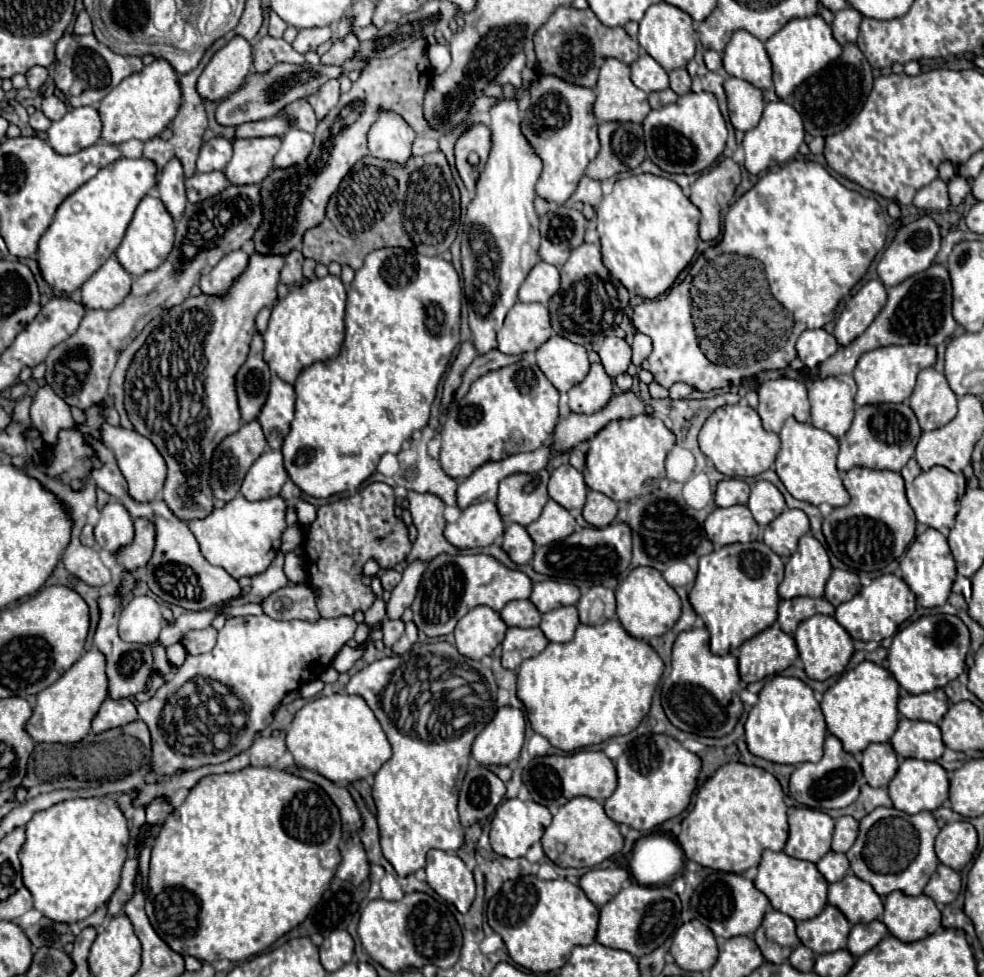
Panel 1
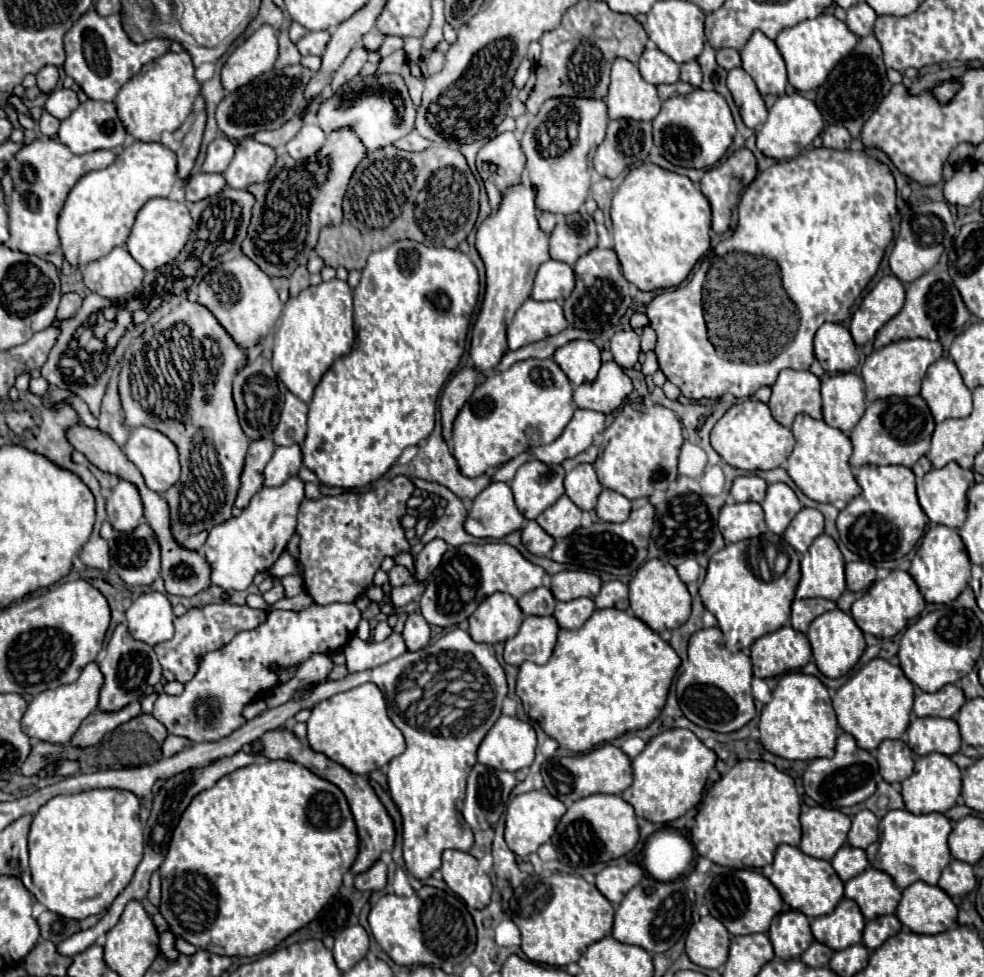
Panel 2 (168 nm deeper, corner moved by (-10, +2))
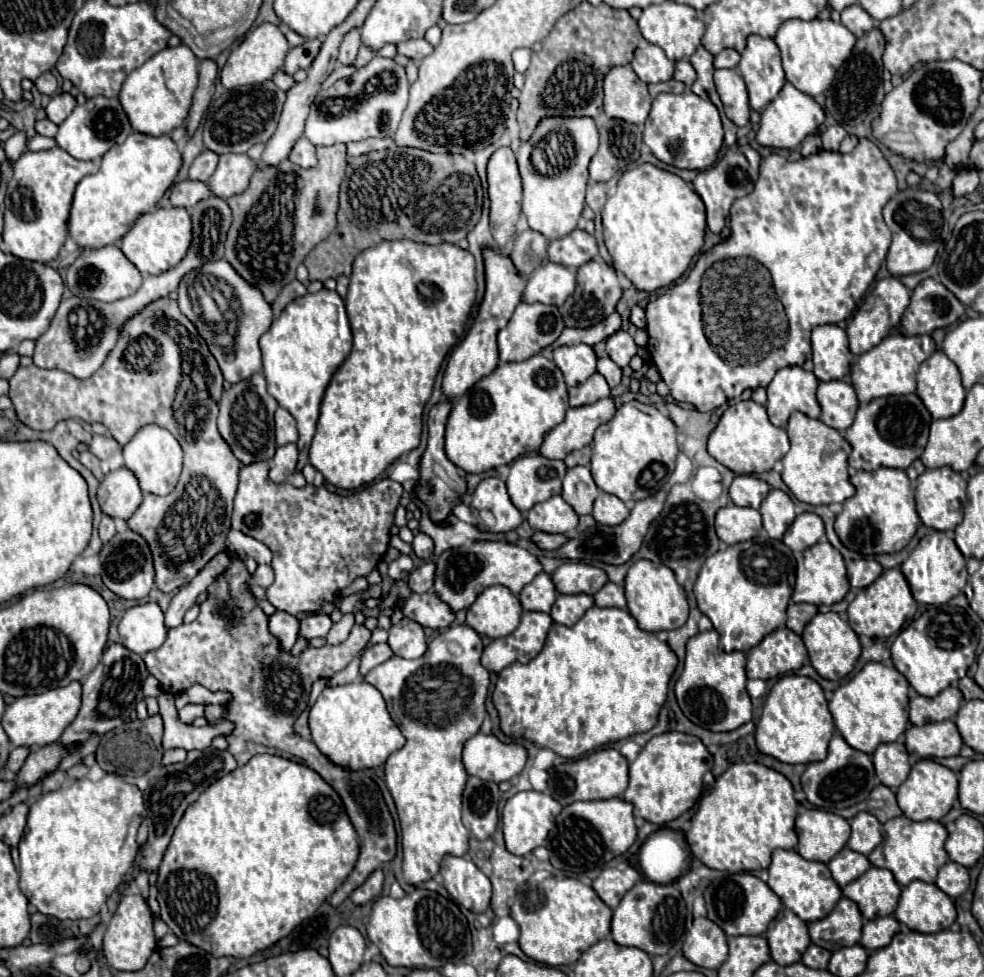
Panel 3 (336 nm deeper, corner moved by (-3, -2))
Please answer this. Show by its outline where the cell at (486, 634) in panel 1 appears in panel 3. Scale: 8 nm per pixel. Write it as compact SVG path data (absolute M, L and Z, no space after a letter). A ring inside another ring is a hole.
M504 586L486 588L468 608L466 624L480 636L502 638L512 634L520 624L522 606L514 594Z

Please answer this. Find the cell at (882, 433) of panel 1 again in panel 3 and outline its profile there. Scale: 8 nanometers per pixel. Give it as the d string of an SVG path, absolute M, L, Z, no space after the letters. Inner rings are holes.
M916 394L876 398L866 406L860 406L854 424L844 434L852 446L848 464L854 470L878 470L882 466L908 468L924 452L930 422L932 416Z

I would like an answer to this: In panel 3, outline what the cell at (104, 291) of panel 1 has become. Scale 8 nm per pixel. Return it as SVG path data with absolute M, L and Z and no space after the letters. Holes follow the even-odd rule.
M112 244L112 246L104 246L100 250L82 252L66 272L66 286L78 298L116 302L120 298L132 296L142 286L142 276L138 272L138 268L122 254L122 250Z

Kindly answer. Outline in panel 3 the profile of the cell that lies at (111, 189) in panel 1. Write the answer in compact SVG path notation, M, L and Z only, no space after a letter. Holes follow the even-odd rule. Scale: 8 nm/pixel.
M130 134L122 144L112 146L100 164L100 170L96 174L84 176L76 190L74 200L68 216L68 236L78 244L82 250L98 250L110 244L116 244L132 226L132 222L142 214L154 210L158 200L164 196L164 192L172 186L178 170L182 166L182 158L178 154L176 144L170 136L146 136L146 134Z

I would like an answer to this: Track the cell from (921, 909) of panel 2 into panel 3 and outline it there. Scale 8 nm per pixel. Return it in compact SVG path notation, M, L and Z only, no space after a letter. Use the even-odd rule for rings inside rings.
M914 880L902 888L894 918L910 930L932 934L948 930L954 924L956 908L936 884Z

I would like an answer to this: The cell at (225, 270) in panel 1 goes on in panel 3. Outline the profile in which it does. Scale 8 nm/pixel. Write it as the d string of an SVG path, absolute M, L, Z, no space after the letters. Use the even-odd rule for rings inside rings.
M216 260L216 262L208 262L206 268L210 268L210 274L218 276L220 280L224 280L226 284L230 284L234 288L234 294L240 302L240 316L238 316L238 330L234 334L234 354L226 352L220 344L216 344L214 340L214 334L210 330L206 330L204 326L204 320L200 316L194 314L194 308L192 308L192 300L188 296L188 290L186 286L180 286L178 290L178 304L180 304L180 310L194 322L194 326L198 328L198 332L204 336L204 340L208 342L210 346L210 352L216 356L220 368L222 368L222 374L224 374L224 380L226 382L238 382L238 380L244 380L244 378L250 378L254 372L262 370L262 352L260 352L260 346L258 346L258 340L260 340L260 334L268 332L268 326L272 324L272 308L270 304L266 302L266 298L260 294L260 290L256 290L254 286L248 286L248 282L244 282L244 278L240 278L240 274L236 274L236 270L232 270L232 264L226 262L226 260Z

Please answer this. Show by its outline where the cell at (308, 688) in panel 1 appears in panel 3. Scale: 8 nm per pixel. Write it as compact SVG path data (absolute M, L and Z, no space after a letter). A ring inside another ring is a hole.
M374 644L374 646L370 646L370 648L362 654L362 658L360 658L360 674L366 676L374 666L386 662L386 660L392 658L392 656L394 656L394 654L392 654L392 648L390 648L388 644Z

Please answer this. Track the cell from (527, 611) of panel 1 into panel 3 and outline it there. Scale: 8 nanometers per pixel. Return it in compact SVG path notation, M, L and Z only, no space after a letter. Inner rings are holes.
M538 574L524 590L520 592L520 604L524 610L532 612L548 612L552 608L552 602L556 600L556 588L548 574Z

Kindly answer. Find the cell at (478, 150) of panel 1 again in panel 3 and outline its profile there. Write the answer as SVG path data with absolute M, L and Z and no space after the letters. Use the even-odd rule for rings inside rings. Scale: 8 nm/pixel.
M508 146L498 148L486 166L488 176L488 198L490 198L490 230L500 248L508 248L516 234L516 222L520 214L520 202L522 202L522 186L520 186L520 174L516 166L516 156Z

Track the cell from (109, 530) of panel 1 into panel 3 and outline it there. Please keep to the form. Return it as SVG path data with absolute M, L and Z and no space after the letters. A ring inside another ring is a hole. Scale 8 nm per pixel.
M118 468L118 470L114 470L102 478L100 488L98 488L98 504L100 504L104 514L108 514L112 518L128 520L138 510L140 502L142 502L142 490L138 488L138 480L134 478L134 474L130 470Z

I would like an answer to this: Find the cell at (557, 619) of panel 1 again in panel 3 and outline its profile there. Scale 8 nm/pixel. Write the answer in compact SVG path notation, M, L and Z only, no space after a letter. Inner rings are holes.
M560 594L552 606L550 616L556 624L574 626L586 614L586 610L592 606L594 606L594 598L588 594L578 594L578 596Z

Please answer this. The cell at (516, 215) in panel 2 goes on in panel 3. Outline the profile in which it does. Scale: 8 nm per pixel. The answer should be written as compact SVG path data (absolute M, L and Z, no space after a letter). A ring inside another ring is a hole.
M482 248L484 256L484 276L486 276L486 292L482 300L482 308L478 308L478 316L474 324L470 326L466 338L454 348L452 356L448 358L446 370L444 370L444 382L442 392L446 398L458 398L464 392L468 392L480 378L492 374L498 366L498 346L496 336L498 330L506 326L516 306L522 302L522 294L526 288L526 278L520 278L516 270L512 270L512 258L508 254L496 250L496 248Z

